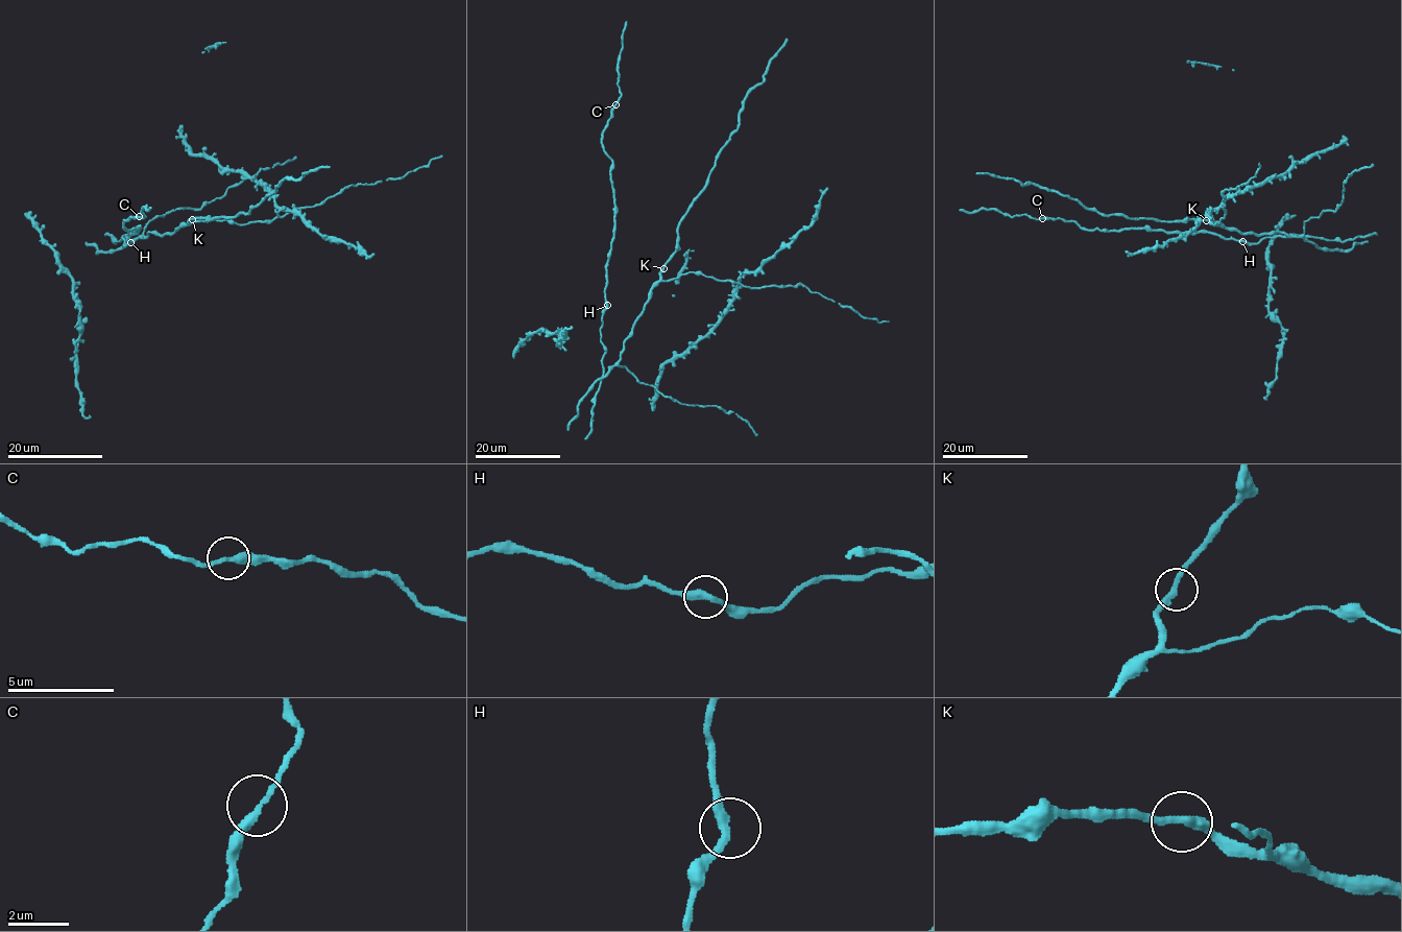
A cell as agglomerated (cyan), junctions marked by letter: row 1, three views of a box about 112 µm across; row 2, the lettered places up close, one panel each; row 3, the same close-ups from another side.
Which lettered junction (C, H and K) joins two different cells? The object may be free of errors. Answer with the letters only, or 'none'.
none

